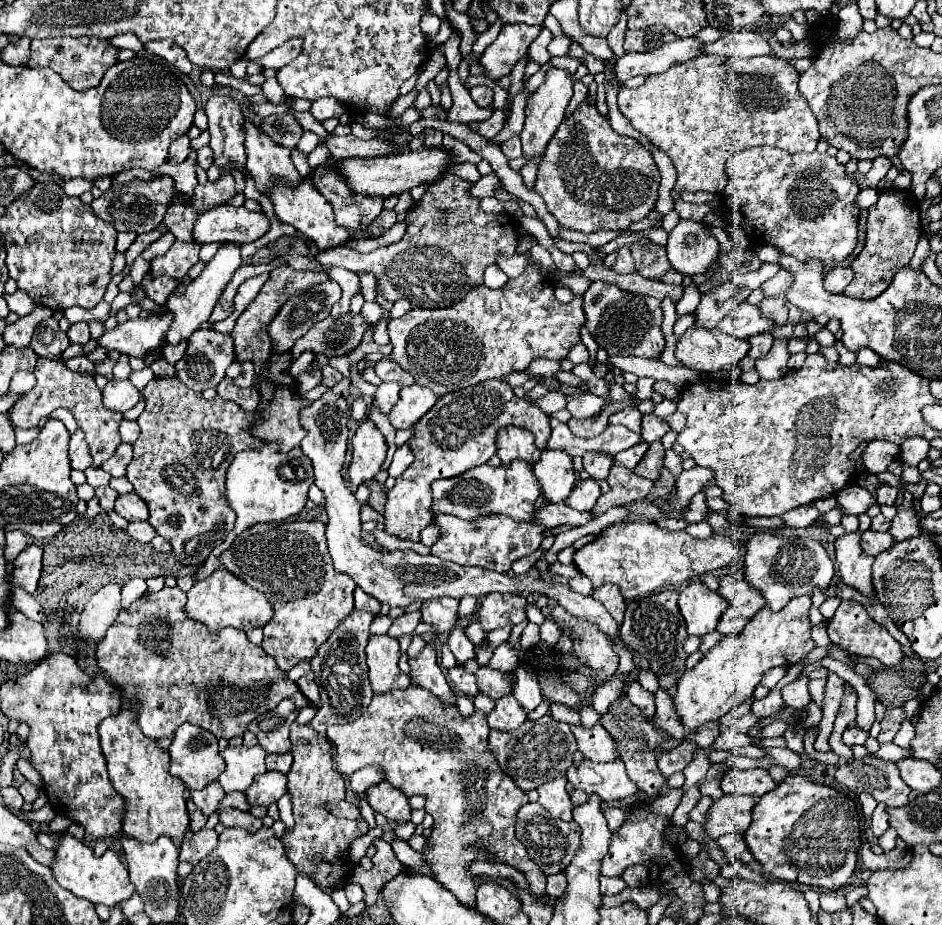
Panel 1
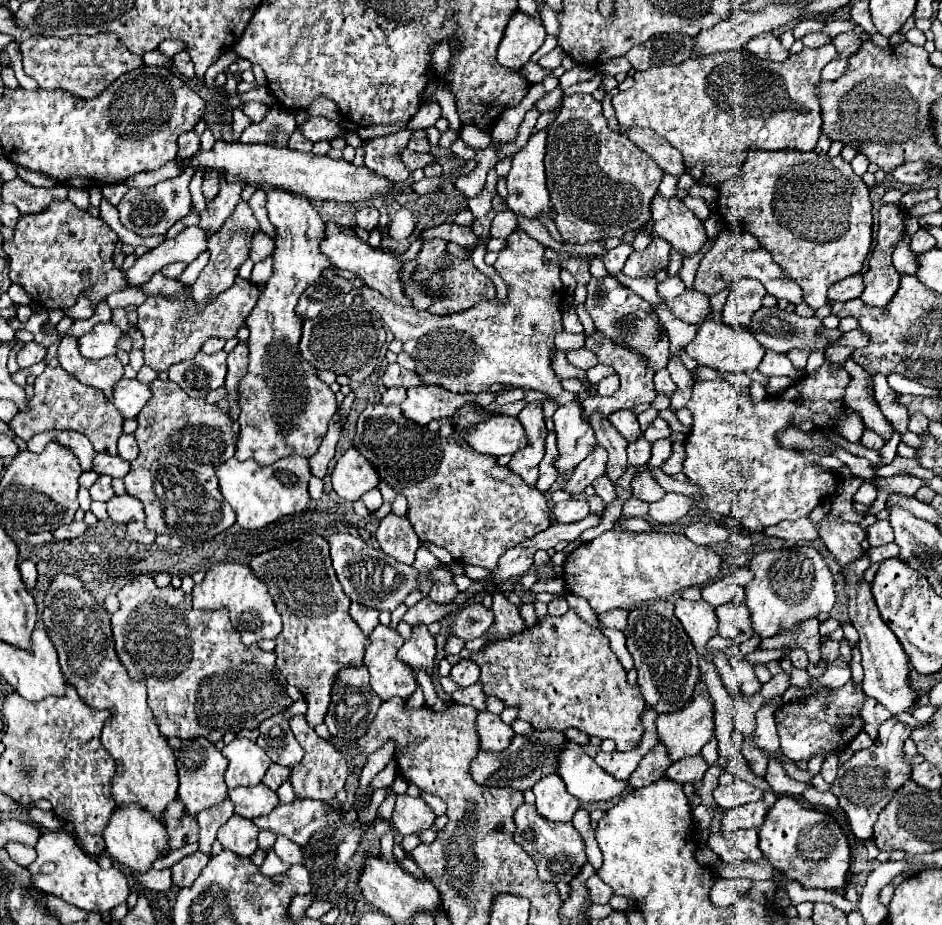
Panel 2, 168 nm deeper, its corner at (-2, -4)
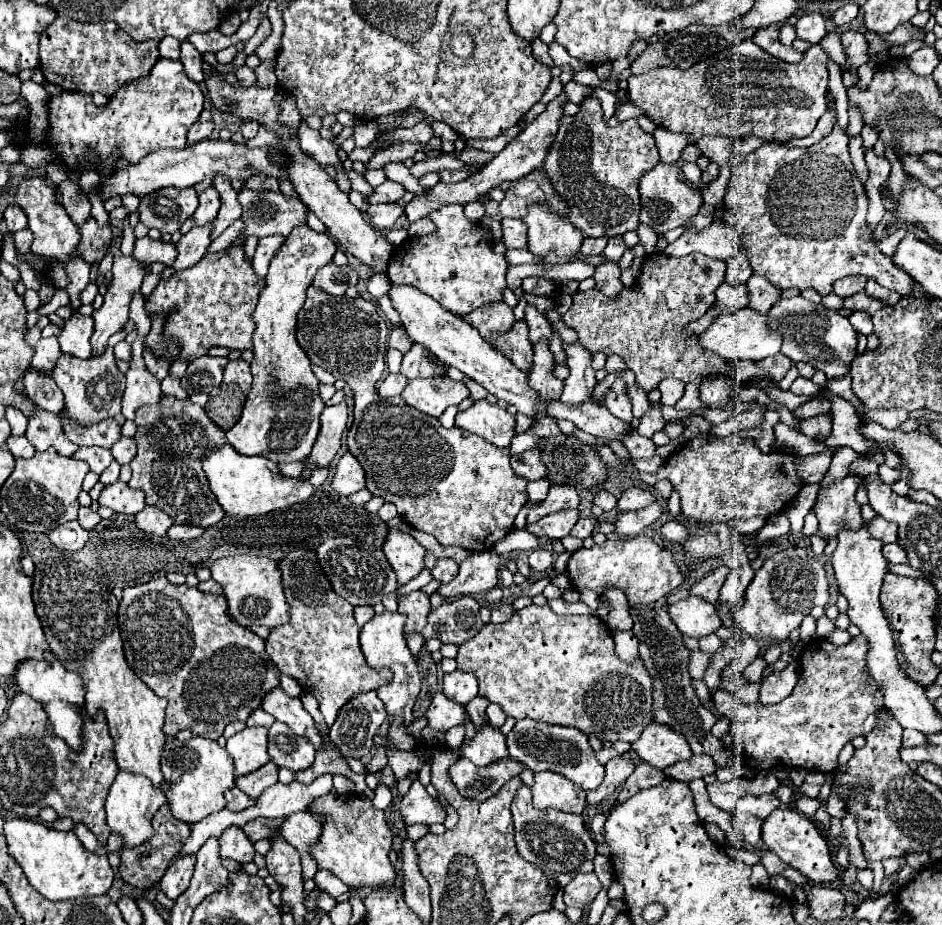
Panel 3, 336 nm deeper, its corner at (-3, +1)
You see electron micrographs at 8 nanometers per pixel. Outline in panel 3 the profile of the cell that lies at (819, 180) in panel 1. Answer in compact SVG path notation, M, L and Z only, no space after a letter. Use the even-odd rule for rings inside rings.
M835 125L827 137L807 149L769 143L745 155L743 160L740 153L732 152L730 157L732 155L735 163L728 165L730 177L723 203L725 209L737 219L735 229L741 235L739 249L747 255L755 273L763 275L779 289L815 289L819 295L829 295L833 291L833 283L847 275L871 277L879 285L899 293L901 297L915 293L913 279L905 271L895 267L891 257L883 255L871 239L871 231L865 223L865 189L849 157L847 135L839 125Z

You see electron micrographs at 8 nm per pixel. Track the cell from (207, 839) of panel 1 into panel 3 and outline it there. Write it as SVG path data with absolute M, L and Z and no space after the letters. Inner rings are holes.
M183 855L183 857L175 859L175 863L167 869L167 873L163 875L163 879L159 881L161 891L169 899L175 901L189 887L193 869L195 869L195 855Z

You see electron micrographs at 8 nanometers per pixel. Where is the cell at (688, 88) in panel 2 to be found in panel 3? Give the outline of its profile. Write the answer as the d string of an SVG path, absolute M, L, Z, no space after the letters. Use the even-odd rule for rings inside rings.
M751 39L723 51L719 57L705 59L691 69L655 69L643 75L629 77L629 101L635 103L643 113L655 121L657 125L669 131L685 131L697 141L701 135L727 135L733 139L741 137L763 137L767 141L787 143L795 137L807 137L815 129L821 115L827 111L827 53L813 45L805 51L803 59L795 65L785 63L781 59L771 57L761 47L757 47Z

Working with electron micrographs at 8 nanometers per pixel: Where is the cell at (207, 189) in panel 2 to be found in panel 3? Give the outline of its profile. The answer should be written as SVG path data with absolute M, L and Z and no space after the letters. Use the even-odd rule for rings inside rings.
M211 185L207 187L201 195L199 195L199 207L193 213L193 225L207 225L217 217L221 203L219 203L219 193L217 189Z

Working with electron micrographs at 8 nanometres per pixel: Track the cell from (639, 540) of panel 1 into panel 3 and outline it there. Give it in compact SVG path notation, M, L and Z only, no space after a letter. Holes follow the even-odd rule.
M631 537L631 539L607 539L603 547L593 545L591 549L579 549L571 555L567 573L575 589L589 587L597 595L601 595L605 585L613 585L627 595L631 607L635 605L649 605L657 599L669 595L683 583L683 573L677 569L673 561L673 553L661 549L649 537Z

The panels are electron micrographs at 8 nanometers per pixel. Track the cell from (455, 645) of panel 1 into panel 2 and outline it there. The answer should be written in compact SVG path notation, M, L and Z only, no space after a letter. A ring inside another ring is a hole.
M460 660L458 664L454 664L454 668L450 672L450 678L456 684L460 684L462 688L476 684L478 682L478 676L480 676L478 664L472 664L472 660Z

